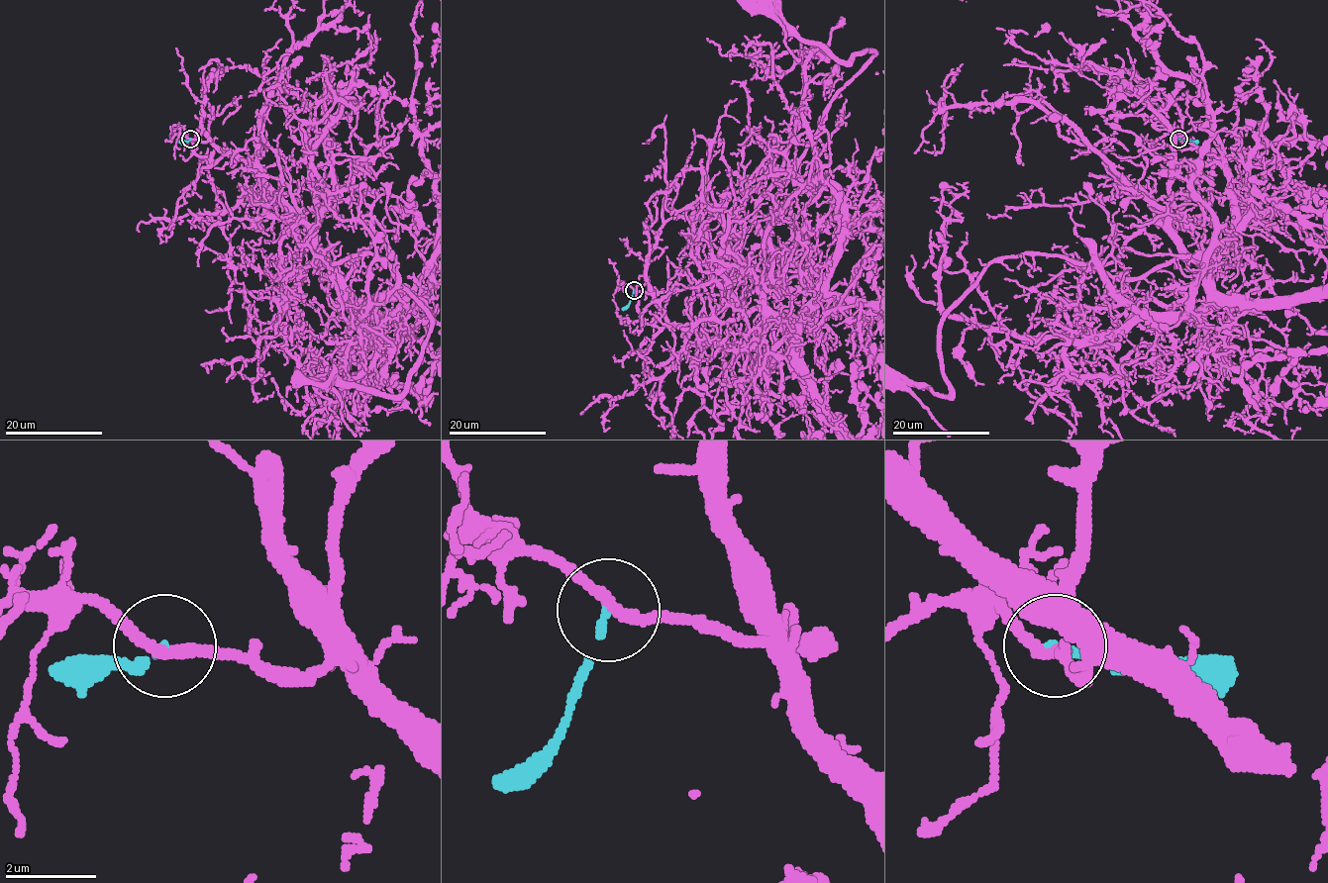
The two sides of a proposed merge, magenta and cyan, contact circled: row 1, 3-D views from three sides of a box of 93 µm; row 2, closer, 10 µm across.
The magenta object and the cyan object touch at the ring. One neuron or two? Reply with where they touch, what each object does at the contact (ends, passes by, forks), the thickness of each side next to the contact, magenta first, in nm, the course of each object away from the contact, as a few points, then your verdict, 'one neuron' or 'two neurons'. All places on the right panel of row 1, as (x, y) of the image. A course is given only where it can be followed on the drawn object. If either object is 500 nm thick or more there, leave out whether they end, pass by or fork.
place (1178, 139); magenta passes by; cyan ends; calibres 240 and 160 nm; course magenta (1178, 139), (1226, 174), (1232, 228), (1207, 254), (1119, 278), (994, 259), (944, 318), (948, 395); course cyan (1178, 139), (1198, 143); two neurons

